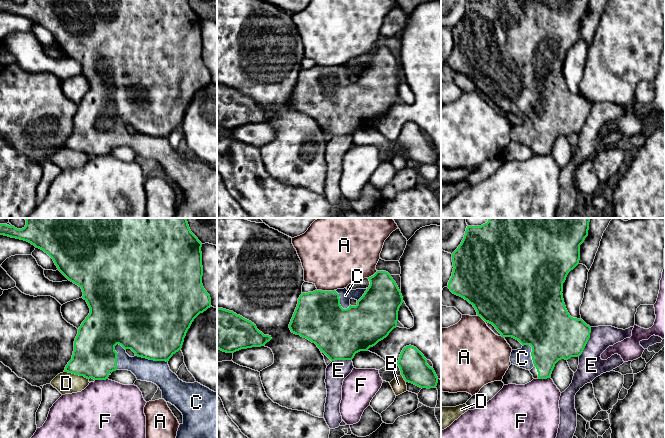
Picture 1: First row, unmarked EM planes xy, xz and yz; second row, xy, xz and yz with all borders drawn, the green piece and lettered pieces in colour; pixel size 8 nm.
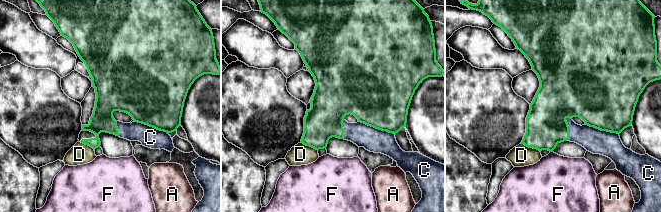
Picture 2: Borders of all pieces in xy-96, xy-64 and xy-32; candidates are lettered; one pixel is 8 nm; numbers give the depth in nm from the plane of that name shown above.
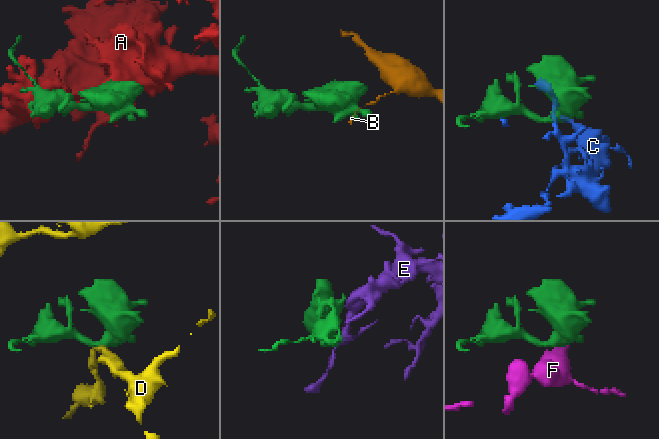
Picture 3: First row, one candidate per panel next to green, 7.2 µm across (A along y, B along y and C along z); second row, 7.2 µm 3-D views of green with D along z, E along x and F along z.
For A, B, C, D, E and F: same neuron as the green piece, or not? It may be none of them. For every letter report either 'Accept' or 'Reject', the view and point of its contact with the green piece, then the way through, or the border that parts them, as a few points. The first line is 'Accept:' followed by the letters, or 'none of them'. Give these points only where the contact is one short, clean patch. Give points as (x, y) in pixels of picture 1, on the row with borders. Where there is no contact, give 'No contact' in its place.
Accept: C
A: Reject. Touches green at xz (326, 291)
B: Reject. Touches green at xz (403, 377). Boundary: xz (401, 374), (406, 381)
C: Accept. Touches green at xy (116, 356)
D: Reject. Touches green at xy (76, 374). Boundary: xy (64, 371), (83, 375), (88, 379)
E: Reject. Touches green at yz (587, 341). Boundary: yz (591, 327), (589, 339), (578, 356)
F: Reject. Touches green at xy (101, 379). Boundary: xy (107, 378), (95, 380)

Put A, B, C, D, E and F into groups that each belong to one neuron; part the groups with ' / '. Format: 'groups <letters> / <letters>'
groups A / B / C / D / E / F

